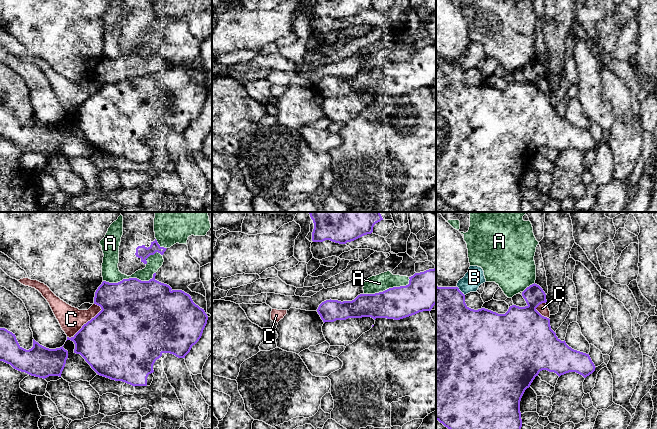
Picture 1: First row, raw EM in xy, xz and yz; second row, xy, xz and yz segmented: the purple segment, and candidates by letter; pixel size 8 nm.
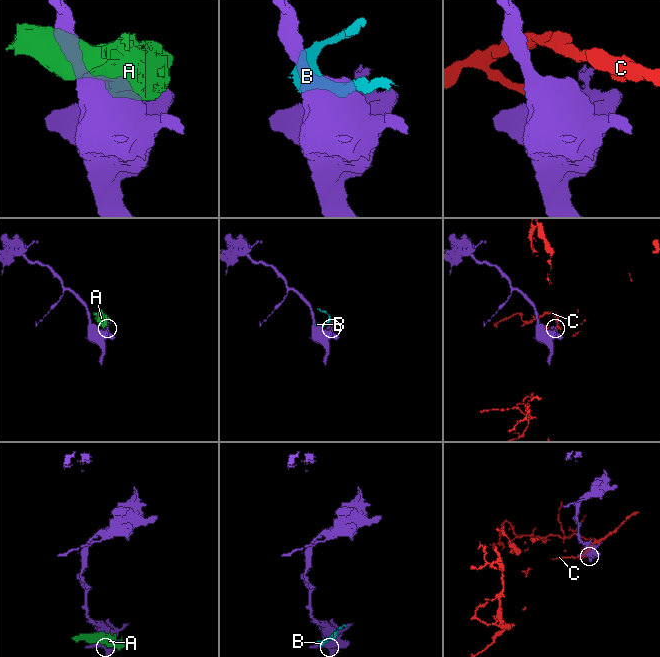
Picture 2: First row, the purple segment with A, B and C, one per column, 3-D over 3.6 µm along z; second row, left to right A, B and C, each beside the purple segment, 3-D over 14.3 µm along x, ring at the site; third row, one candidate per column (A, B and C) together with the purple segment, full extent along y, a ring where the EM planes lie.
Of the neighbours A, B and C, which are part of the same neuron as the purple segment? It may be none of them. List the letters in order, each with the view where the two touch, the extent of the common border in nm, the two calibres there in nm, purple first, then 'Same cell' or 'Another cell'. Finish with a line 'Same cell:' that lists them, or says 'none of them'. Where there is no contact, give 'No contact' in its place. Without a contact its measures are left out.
A: Touches purple in xy. Shared border 440 nm. Thickness 480 nm (purple) against 140 nm. Another cell
B: Touches purple in yz. Shared border 100 nm. Thickness 460 nm (purple) against 150 nm. Another cell
C: Touches purple in xy. Shared border 380 nm. Thickness 480 nm (purple) against 200 nm. Another cell
Same cell: none of them

